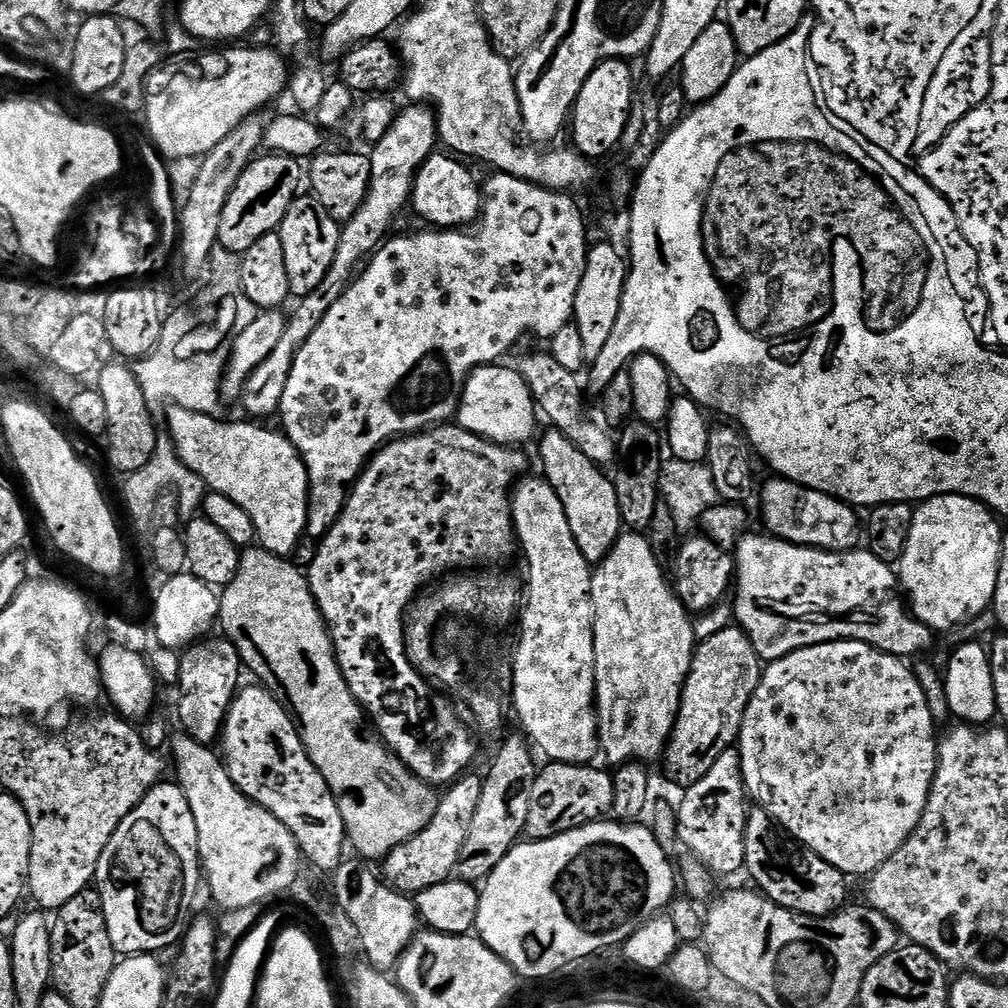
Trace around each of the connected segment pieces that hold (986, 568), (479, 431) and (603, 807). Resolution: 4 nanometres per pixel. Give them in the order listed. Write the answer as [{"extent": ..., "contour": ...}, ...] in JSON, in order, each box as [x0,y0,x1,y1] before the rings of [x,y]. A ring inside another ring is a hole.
[{"extent":[896,493,1004,632],"contour":[[[956,493],[932,496],[913,509],[910,534],[896,573],[911,615],[934,632],[948,630],[968,616],[985,613],[991,607],[998,580],[998,562],[1001,560],[1001,538],[1004,535],[995,519],[997,517],[987,505],[971,496]]]},{"extent":[455,366,538,446],"contour":[[[485,366],[472,371],[464,384],[464,394],[456,408],[455,423],[483,440],[493,440],[505,446],[524,446],[532,435],[535,437],[538,409],[530,394],[528,384],[515,367]]]},{"extent":[524,764,614,840],"contour":[[[548,764],[536,773],[534,790],[530,794],[530,814],[526,818],[524,836],[528,840],[545,840],[578,828],[581,824],[590,824],[611,813],[614,802],[612,777],[600,768],[583,764]]]}]

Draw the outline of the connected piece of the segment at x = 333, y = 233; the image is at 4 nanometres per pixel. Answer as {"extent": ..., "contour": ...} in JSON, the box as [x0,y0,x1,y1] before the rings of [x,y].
{"extent":[278,195,342,298],"contour":[[[297,195],[288,207],[288,213],[282,218],[278,233],[285,250],[286,276],[289,278],[289,290],[296,298],[309,296],[317,291],[332,269],[332,263],[338,250],[342,231],[341,225],[329,214],[326,206],[315,195]]]}

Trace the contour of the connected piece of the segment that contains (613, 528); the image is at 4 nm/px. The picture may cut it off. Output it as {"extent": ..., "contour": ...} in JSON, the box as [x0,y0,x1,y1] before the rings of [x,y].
{"extent":[540,430,622,566],"contour":[[[548,430],[540,440],[540,460],[544,463],[543,475],[548,485],[558,494],[566,510],[566,522],[570,522],[570,534],[578,542],[578,550],[588,559],[589,565],[595,566],[606,558],[614,542],[622,531],[618,496],[615,494],[613,477],[604,472],[599,464],[590,462],[574,442],[566,439],[561,432]]]}

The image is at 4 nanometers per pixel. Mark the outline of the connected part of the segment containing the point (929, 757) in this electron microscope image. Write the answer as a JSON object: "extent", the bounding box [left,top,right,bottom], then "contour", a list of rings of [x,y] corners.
{"extent":[738,640,938,878],"contour":[[[831,640],[825,644],[794,650],[780,660],[771,661],[761,671],[760,681],[750,698],[740,727],[738,737],[740,774],[747,795],[753,801],[756,799],[755,803],[763,808],[792,839],[814,850],[814,854],[826,858],[830,866],[842,870],[845,876],[867,878],[881,868],[908,841],[926,810],[938,759],[938,744],[934,736],[932,740],[932,730],[934,730],[934,723],[926,696],[915,678],[913,669],[901,657],[879,652],[877,648],[871,648],[860,640]]]}

